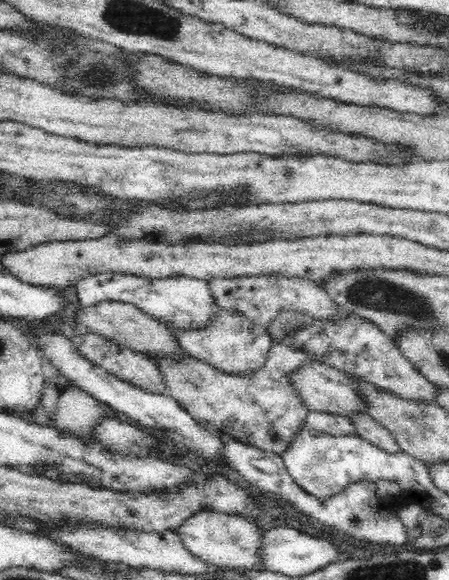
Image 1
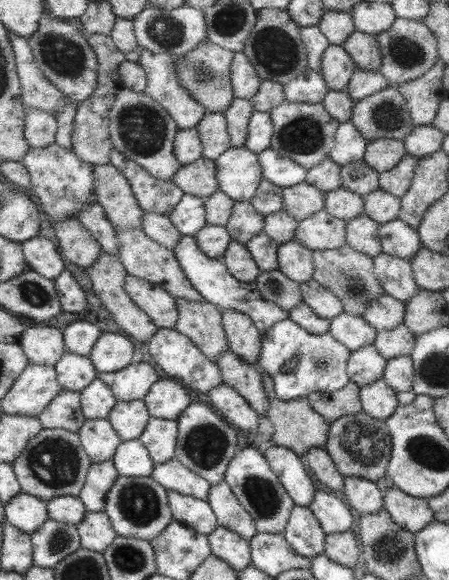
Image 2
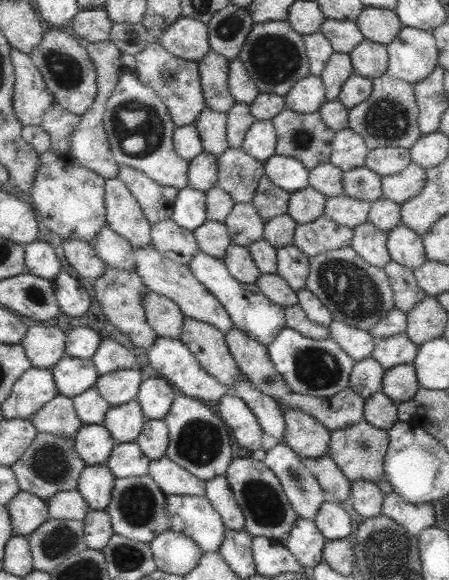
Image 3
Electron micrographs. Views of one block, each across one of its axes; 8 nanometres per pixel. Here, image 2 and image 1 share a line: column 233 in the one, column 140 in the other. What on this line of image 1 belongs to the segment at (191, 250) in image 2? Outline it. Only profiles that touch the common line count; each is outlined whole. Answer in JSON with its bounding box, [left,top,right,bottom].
[75,272,218,330]

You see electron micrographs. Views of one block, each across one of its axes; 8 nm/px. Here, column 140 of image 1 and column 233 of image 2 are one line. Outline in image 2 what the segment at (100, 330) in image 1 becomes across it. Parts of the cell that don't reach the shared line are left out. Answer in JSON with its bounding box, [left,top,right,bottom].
[223,310,263,365]

